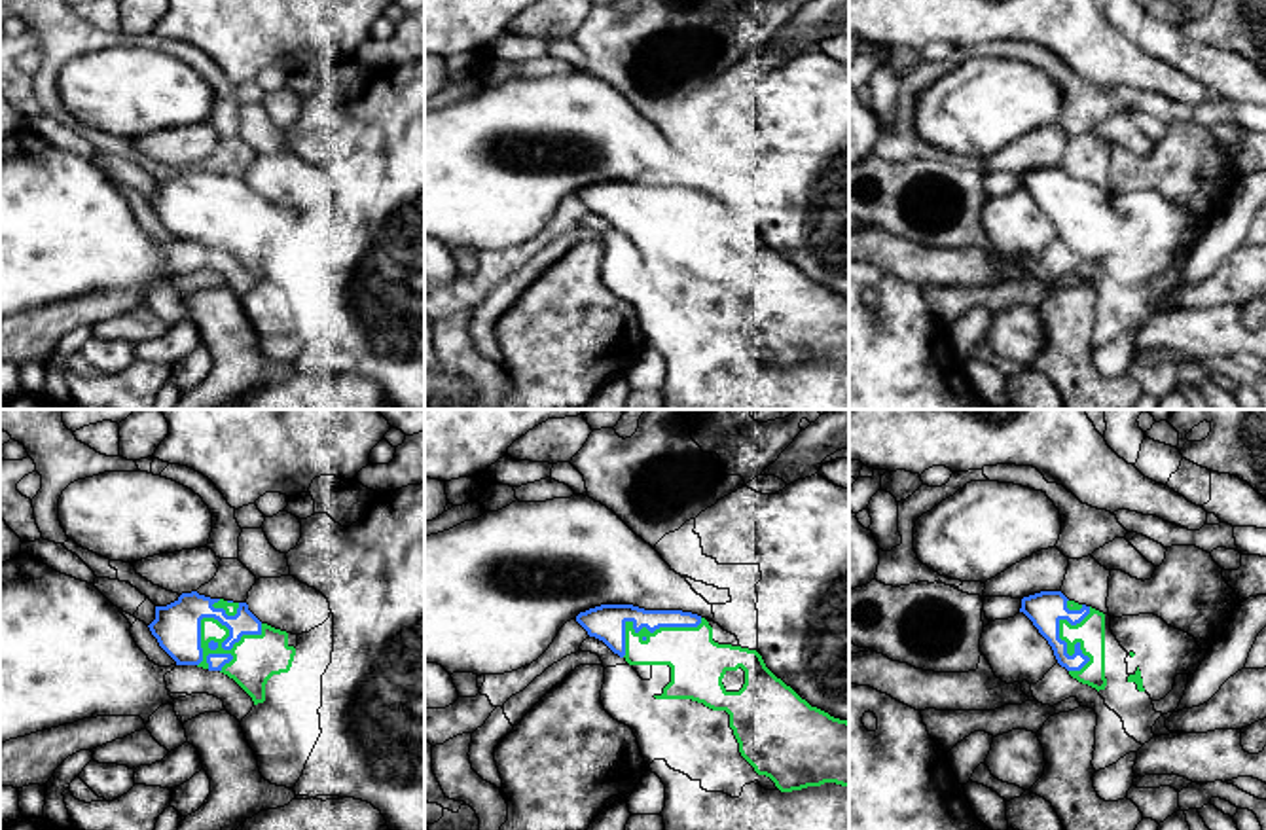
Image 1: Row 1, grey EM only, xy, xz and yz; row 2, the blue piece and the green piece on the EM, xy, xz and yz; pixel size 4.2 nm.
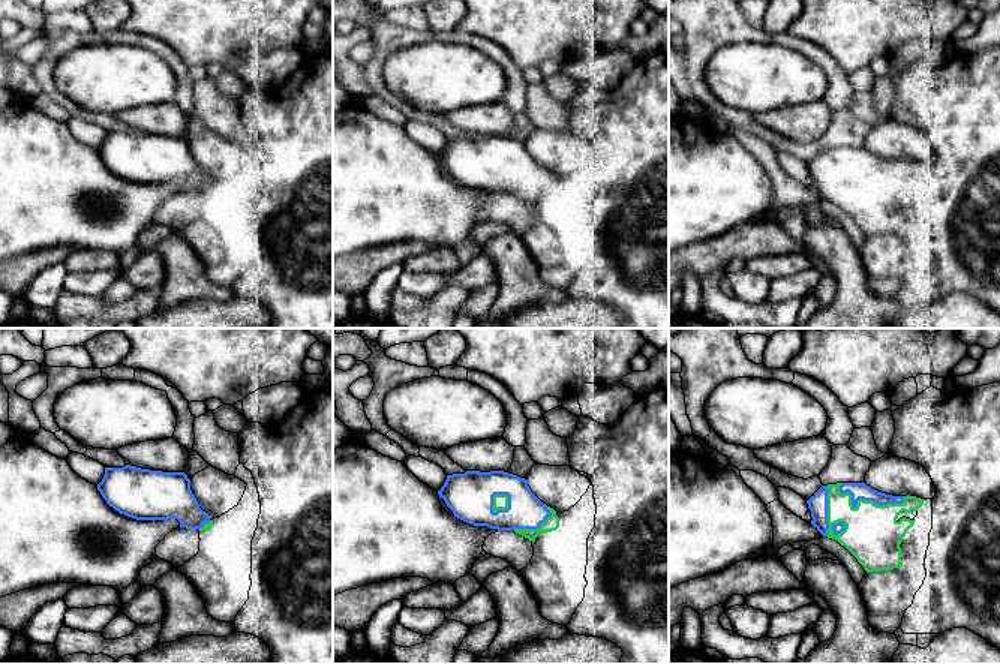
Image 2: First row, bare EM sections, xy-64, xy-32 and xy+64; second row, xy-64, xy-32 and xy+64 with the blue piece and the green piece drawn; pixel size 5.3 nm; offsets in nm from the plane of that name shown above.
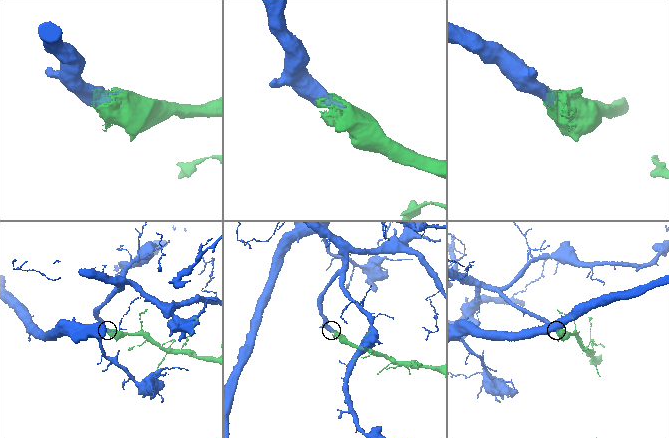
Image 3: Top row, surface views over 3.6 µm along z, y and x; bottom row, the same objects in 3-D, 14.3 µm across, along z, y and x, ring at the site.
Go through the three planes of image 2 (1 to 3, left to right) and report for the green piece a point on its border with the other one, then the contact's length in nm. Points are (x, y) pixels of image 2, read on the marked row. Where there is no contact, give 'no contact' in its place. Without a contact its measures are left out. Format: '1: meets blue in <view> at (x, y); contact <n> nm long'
1: meets blue in xy-64 at (204, 522); contact 90 nm long
2: meets blue in xy-32 at (492, 499); contact 130 nm long
3: meets blue in xy+64 at (868, 499); contact 380 nm long

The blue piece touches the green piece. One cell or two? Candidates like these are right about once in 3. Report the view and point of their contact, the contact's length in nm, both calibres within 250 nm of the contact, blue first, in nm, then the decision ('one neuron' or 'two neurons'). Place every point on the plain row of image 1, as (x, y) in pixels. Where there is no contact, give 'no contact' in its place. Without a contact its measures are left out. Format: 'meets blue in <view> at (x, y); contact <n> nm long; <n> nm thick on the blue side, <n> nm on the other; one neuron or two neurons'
meets blue in xy at (232, 222); contact 340 nm long; 200 nm thick on the blue side, 200 nm on the other; one neuron

